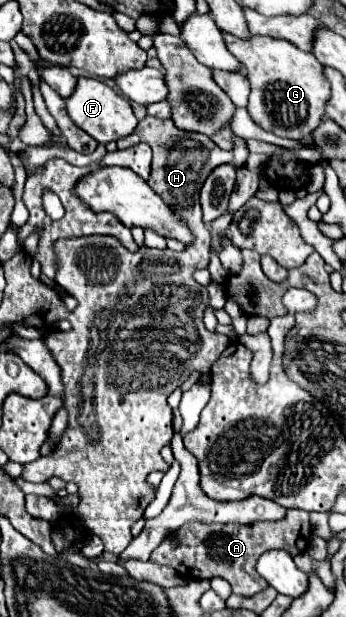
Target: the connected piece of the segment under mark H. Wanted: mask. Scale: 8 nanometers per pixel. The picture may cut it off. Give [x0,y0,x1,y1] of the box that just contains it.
[22,117,232,555]

